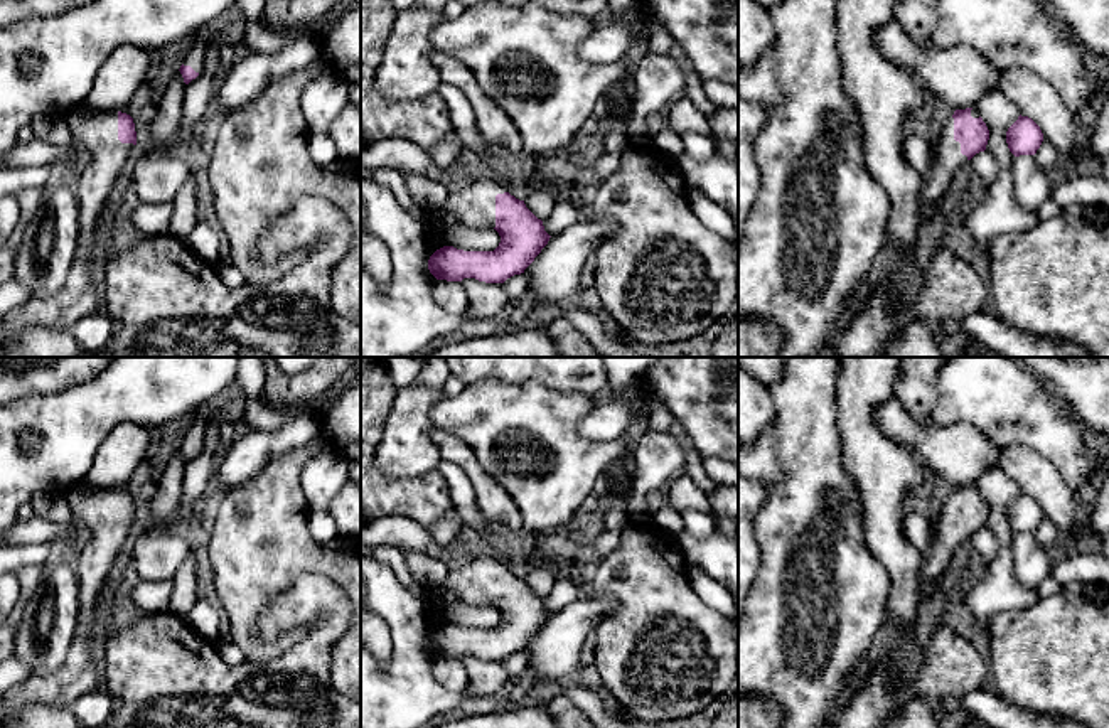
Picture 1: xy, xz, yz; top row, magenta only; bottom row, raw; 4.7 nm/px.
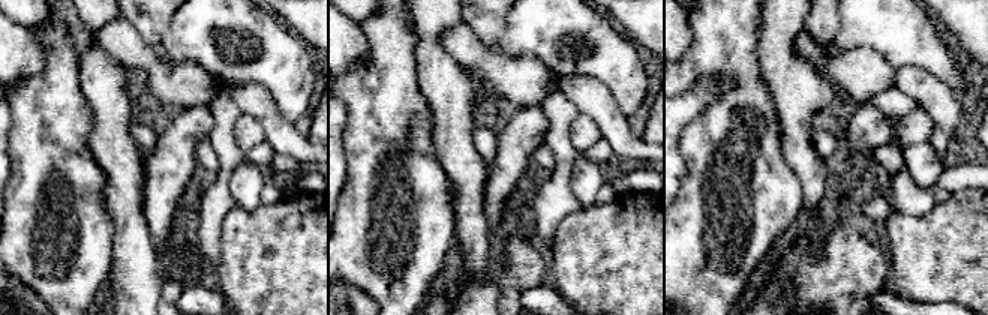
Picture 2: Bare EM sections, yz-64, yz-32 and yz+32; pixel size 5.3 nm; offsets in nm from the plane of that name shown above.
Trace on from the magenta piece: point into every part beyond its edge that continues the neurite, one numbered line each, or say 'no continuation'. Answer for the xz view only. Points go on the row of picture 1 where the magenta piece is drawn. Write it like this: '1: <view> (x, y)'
1: xz (474, 206)

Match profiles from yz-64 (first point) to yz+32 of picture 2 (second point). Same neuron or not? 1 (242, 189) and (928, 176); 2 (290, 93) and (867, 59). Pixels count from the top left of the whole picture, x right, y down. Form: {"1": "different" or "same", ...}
{"1": "same", "2": "different"}

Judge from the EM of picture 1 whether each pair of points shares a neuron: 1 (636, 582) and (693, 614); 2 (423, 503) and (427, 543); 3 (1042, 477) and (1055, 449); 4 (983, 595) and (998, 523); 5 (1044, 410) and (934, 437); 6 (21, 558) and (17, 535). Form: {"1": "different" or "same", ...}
{"1": "same", "2": "different", "3": "different", "4": "same", "5": "different", "6": "different"}

